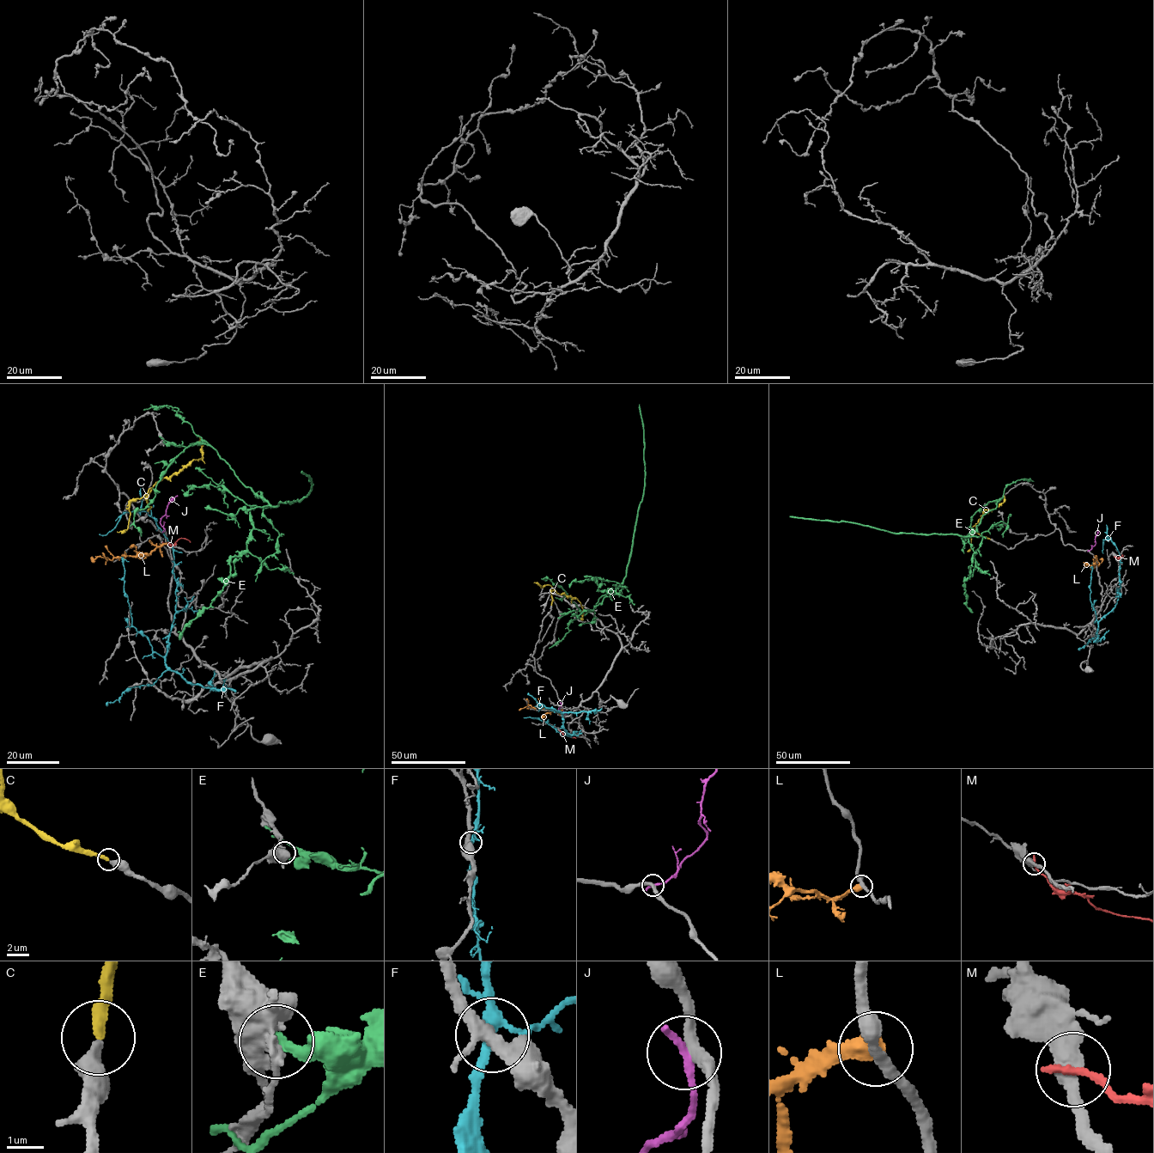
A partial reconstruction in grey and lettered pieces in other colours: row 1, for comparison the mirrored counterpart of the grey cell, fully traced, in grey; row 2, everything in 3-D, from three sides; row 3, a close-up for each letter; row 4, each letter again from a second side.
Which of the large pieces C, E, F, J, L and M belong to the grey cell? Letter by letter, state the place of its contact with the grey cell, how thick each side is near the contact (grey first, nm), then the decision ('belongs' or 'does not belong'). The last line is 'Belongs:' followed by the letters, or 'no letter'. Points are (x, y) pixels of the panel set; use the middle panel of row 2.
C: (551, 605) | 480/320 nm | belongs
E: (561, 613) | 500/360 nm | does not belong
F: (567, 734) | 320/240 nm | does not belong
J: (561, 704) | 300/240 nm | does not belong
L: (561, 710) | 360/550 nm | does not belong
M: (560, 730) | 440/220 nm | does not belong
Belongs: C

